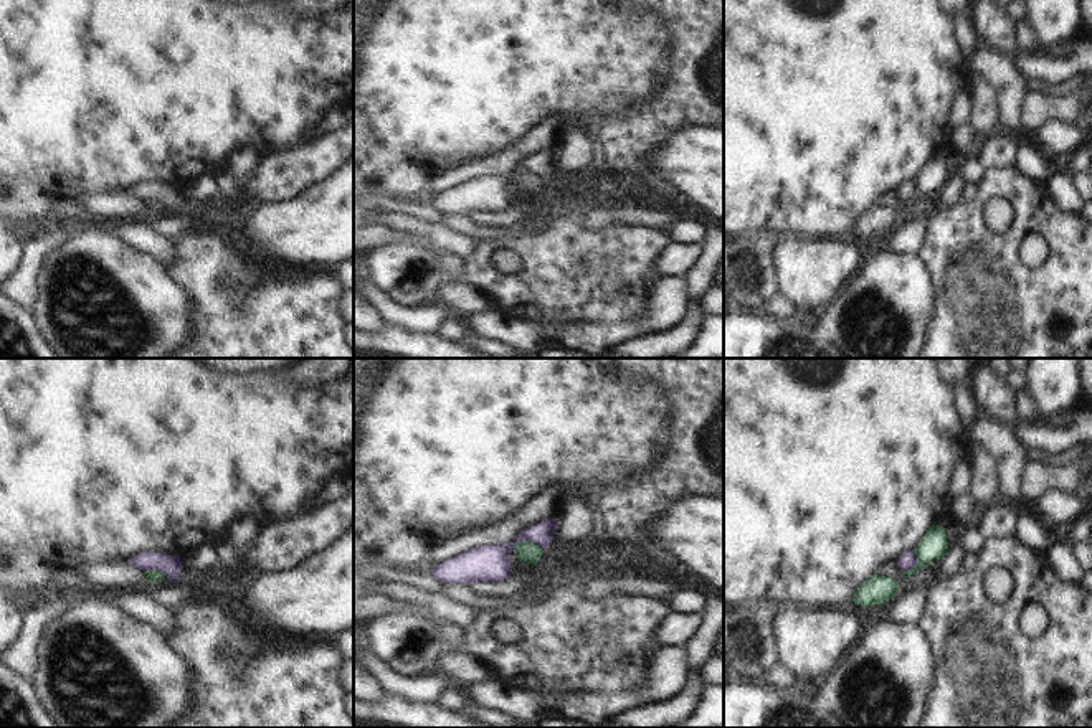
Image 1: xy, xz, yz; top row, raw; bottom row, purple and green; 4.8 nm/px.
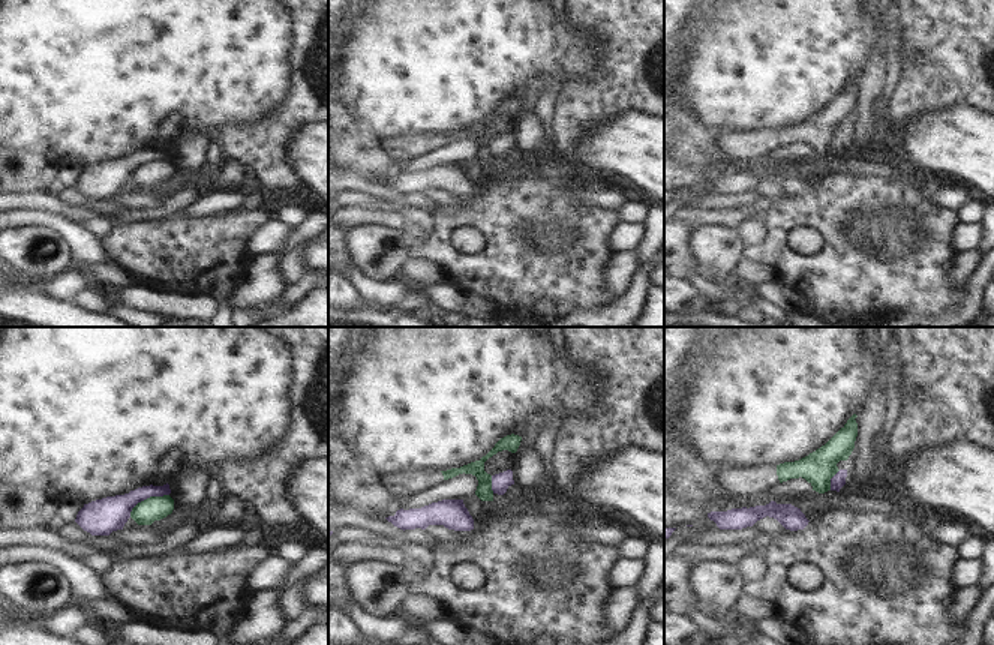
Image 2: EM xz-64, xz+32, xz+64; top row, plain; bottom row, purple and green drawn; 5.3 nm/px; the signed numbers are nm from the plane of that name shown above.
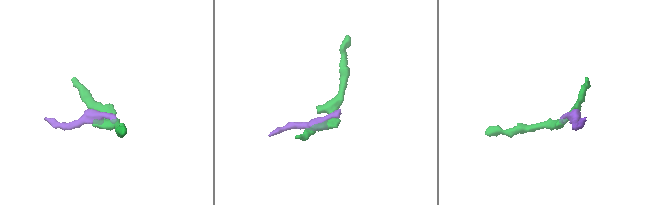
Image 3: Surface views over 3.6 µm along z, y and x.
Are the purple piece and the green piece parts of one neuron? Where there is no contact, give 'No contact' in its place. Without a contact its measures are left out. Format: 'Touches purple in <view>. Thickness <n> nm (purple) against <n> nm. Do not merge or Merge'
Touches purple in xz. Thickness 180 nm (purple) against 100 nm. Do not merge.

